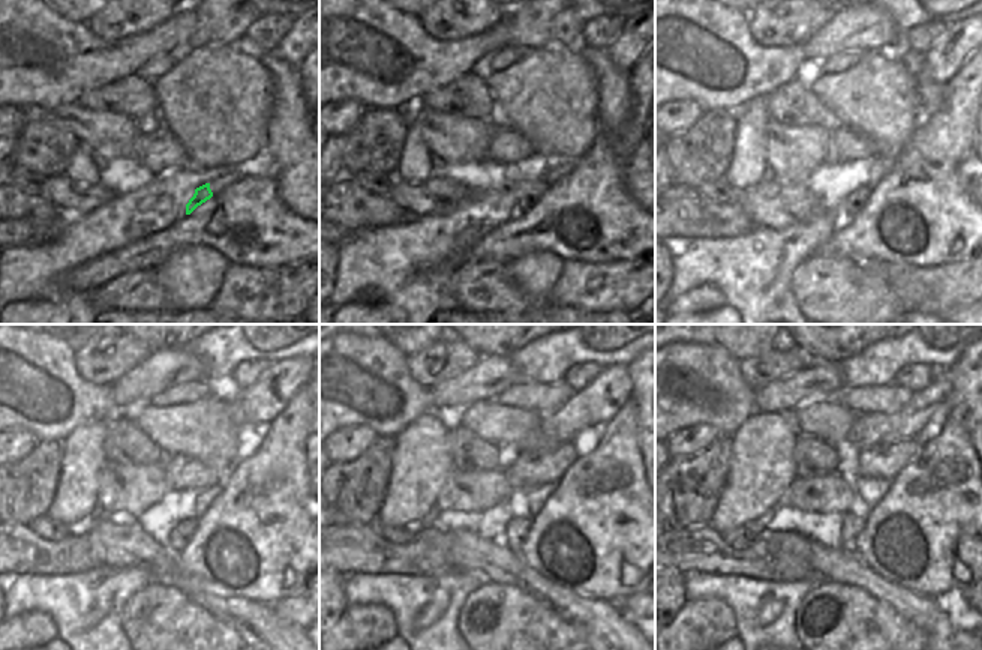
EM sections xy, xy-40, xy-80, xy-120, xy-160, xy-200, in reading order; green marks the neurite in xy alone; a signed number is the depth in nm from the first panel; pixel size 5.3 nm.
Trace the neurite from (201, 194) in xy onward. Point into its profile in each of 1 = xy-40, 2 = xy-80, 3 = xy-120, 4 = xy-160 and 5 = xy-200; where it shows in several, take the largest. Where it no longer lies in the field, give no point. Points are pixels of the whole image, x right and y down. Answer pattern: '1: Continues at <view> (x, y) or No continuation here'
1: Continues at xy-40 (528, 192)
2: Continues at xy-80 (856, 200)
3: Continues at xy-120 (182, 535)
4: Continues at xy-160 (517, 529)
5: Continues at xy-200 (853, 526).

